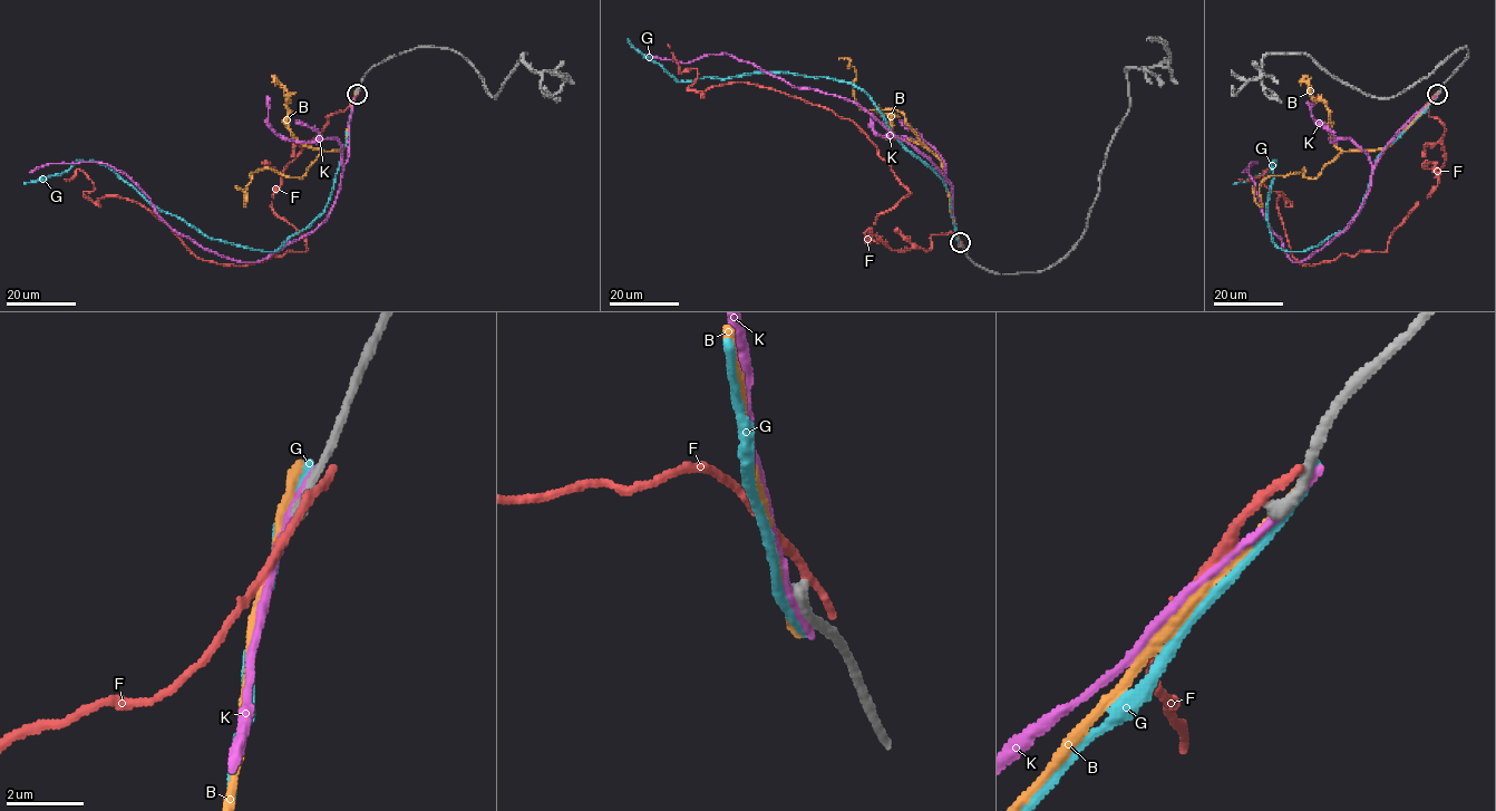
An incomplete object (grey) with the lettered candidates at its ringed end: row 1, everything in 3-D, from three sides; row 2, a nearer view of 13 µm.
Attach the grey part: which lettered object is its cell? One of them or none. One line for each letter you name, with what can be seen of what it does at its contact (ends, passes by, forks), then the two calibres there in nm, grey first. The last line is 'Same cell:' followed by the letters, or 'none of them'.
Same cell: none of them

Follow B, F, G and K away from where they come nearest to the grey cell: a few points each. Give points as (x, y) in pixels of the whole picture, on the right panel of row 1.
B: (1438, 93), (1382, 148), (1342, 151), (1311, 179), (1304, 169), (1269, 176), (1260, 185), (1261, 206), (1252, 186)
F: (1436, 94), (1438, 184), (1383, 252), (1301, 264), (1276, 199), (1291, 203), (1264, 184), (1266, 169), (1237, 179)
G: (1439, 92), (1376, 160), (1350, 223), (1317, 245), (1286, 251), (1272, 241), (1275, 161), (1233, 184)
K: (1439, 93), (1382, 153), (1358, 214), (1301, 261), (1289, 258), (1263, 214), (1247, 172), (1256, 162), (1241, 172)

